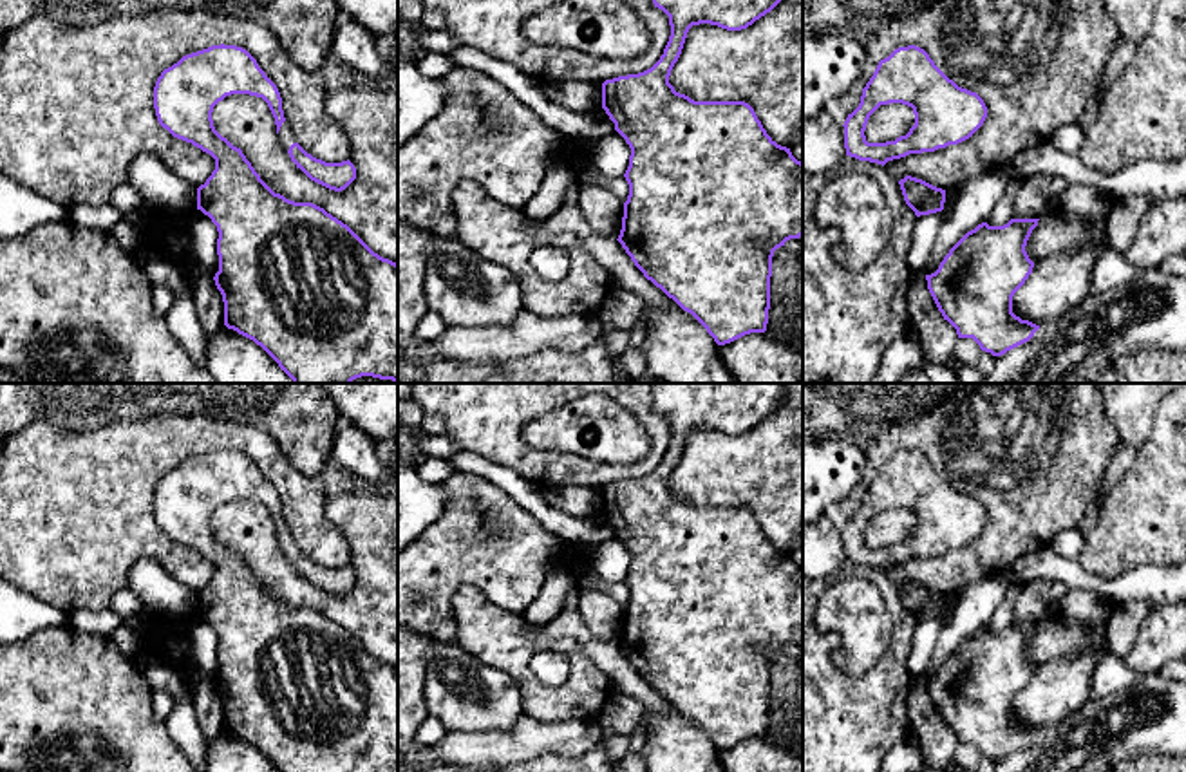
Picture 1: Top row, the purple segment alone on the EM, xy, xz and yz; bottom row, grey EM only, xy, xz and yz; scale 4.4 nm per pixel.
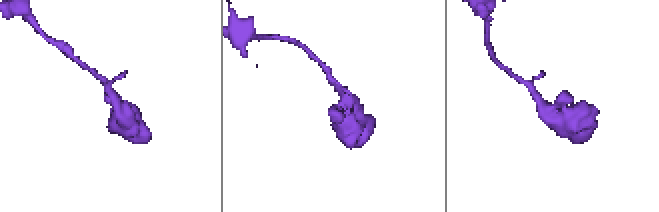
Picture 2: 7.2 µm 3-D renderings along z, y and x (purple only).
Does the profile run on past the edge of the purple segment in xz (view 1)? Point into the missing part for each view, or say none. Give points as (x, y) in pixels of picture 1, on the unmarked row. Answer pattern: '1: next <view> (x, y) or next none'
1: next none

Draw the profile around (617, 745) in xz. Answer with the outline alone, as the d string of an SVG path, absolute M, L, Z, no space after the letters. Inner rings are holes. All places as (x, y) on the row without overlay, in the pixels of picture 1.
M597 725L597 729L600 745L613 761L622 761L629 752L635 750L635 739L618 732L611 725Z

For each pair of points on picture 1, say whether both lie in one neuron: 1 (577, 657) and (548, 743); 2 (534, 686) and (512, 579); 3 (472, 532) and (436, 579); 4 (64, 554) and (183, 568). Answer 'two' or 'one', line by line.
1: two
2: two
3: one
4: one

